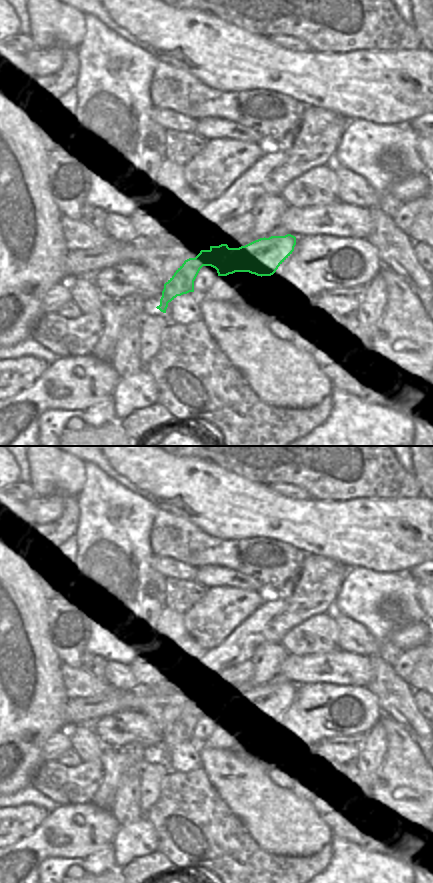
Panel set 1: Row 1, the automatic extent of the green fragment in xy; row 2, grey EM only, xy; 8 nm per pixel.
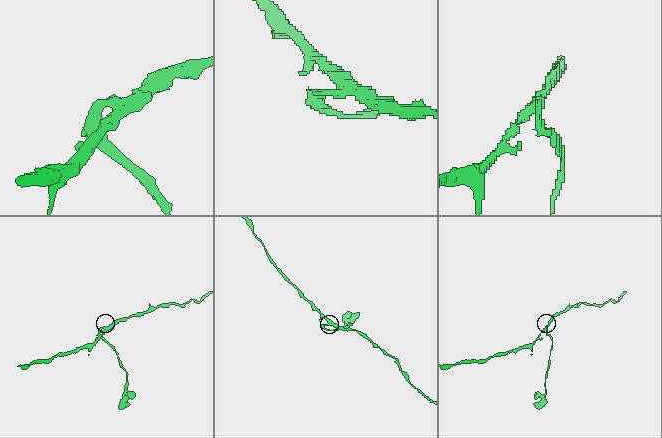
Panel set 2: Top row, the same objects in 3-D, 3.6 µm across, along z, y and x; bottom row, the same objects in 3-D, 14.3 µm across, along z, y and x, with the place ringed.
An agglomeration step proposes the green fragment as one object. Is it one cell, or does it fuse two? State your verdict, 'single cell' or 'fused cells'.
fused cells

